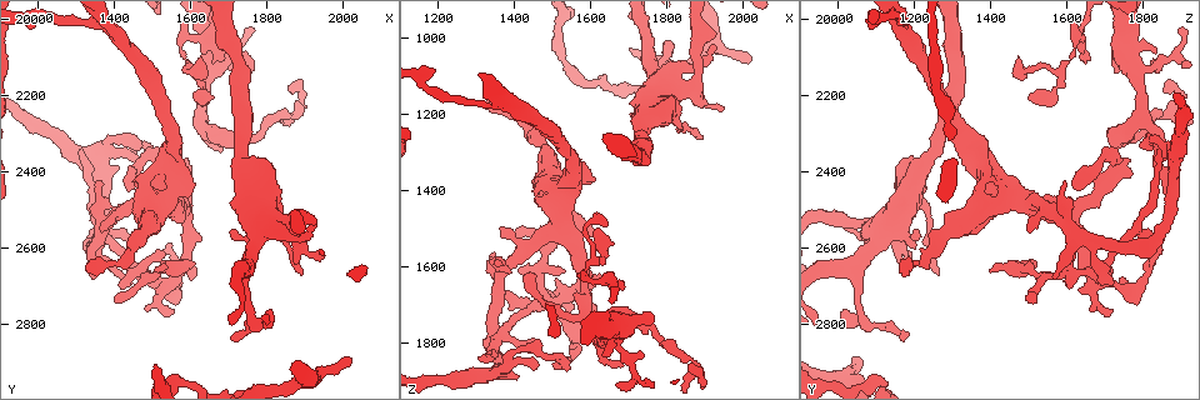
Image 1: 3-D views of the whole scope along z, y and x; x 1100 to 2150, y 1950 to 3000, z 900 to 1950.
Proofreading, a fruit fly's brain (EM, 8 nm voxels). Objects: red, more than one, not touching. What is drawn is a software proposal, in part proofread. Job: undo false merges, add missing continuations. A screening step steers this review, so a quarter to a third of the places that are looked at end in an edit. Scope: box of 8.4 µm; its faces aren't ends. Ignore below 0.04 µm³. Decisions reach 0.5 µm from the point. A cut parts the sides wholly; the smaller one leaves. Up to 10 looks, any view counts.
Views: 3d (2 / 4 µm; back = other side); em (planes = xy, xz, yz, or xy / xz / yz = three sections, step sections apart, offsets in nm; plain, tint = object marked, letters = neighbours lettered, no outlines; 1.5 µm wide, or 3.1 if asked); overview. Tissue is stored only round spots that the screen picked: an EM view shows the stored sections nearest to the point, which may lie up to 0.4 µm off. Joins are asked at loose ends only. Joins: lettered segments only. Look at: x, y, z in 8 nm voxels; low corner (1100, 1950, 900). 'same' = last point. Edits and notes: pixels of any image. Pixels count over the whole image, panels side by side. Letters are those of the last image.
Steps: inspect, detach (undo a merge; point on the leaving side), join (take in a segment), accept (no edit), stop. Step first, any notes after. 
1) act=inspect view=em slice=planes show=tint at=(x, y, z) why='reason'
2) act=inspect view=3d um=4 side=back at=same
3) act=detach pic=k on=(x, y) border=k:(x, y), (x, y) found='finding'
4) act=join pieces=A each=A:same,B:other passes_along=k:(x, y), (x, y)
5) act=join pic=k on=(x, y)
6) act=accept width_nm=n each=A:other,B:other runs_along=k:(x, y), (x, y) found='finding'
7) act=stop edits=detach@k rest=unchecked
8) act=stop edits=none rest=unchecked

act=inspect view=3d um=2 at=(1710, 2560, 1215) why='tapers out'

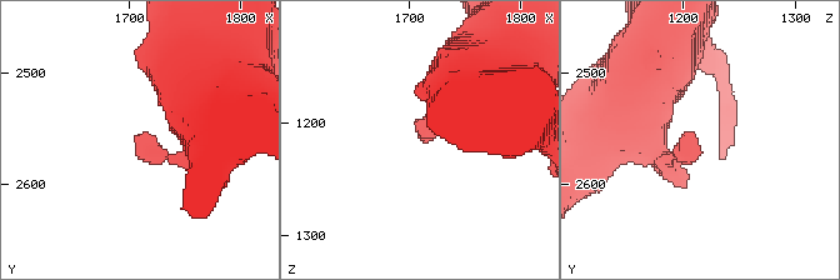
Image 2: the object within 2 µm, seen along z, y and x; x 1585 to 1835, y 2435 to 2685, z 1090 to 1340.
act=inspect view=em slice=xy step=4 show=tint at=(1710, 2554, 1208)

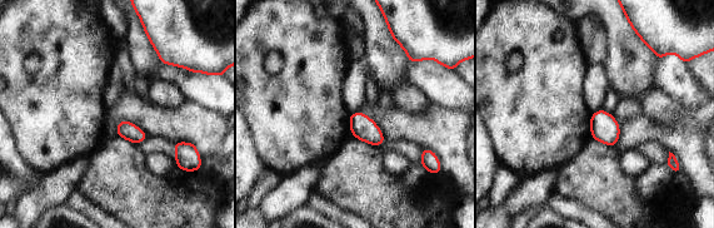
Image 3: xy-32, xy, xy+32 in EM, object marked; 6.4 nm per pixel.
act=inspect view=em slice=yz step=4 show=letters at=same

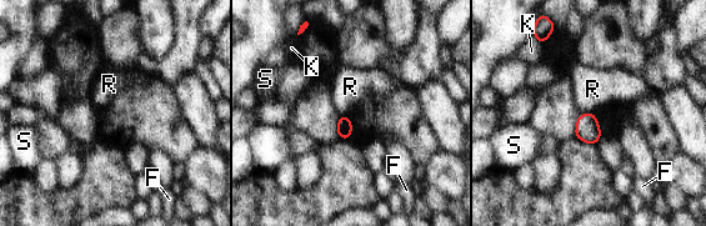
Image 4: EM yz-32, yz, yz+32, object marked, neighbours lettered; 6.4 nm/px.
act=accept each=F:other,K:other,R:other,S:other found='none of them fits'

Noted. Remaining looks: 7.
act=inspect view=em slice=xz step=8 show=tint at=(1405, 2750, 1510) why='free end'

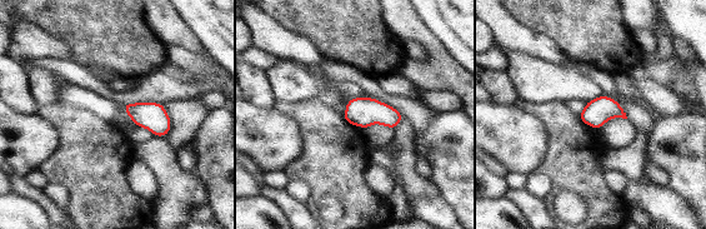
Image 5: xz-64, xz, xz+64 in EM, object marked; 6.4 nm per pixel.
act=inspect view=em slice=xy step=4 show=letters at=same

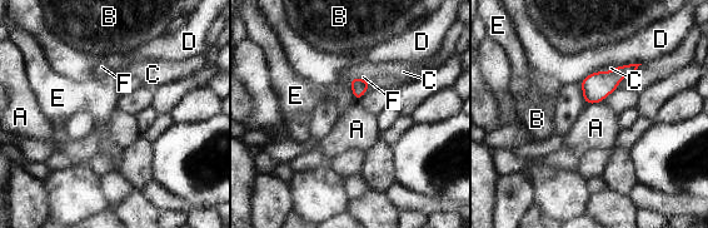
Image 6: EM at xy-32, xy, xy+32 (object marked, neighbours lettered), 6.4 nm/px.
act=accept longest_contact=D:190nm each=A:other,B:other,C:other,D:other,E:other,F:other border=6:(602, 100), (587, 104) found='no lettered segment goes on from it'

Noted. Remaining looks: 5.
act=inspect view=em slice=planes show=tint at=(1625, 2100, 1475) why='thin end'

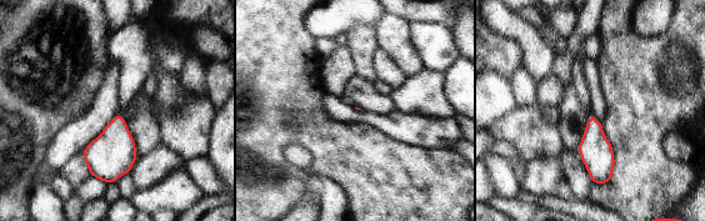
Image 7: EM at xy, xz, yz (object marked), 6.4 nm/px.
act=inspect view=em slice=planes show=letters at=same

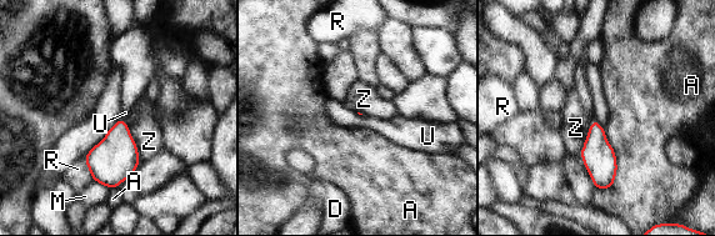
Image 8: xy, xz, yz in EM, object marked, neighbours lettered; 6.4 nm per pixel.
act=accept each=A:other,D:other,M:other,R:other,U:other,Z:other found='none of them fits'

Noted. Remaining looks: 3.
act=inspect view=3d um=4 side=back at=(1350, 2420, 1595) why='branch stops here'

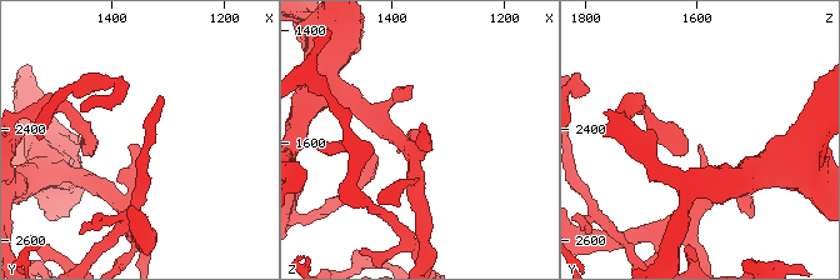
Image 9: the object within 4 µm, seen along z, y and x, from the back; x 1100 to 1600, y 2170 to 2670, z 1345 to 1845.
act=inspect view=em slice=planes show=letters at=(1350, 2425, 1595) why='need the tissue'

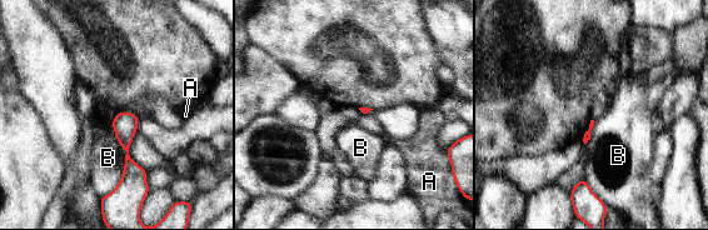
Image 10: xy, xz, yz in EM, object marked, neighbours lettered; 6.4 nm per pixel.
act=accept each=A:other,B:other runs_along=10:(121, 114), (129, 161), (128, 184) found='none of them fits'

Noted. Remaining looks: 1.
act=stop edits=none rest=unchecked

